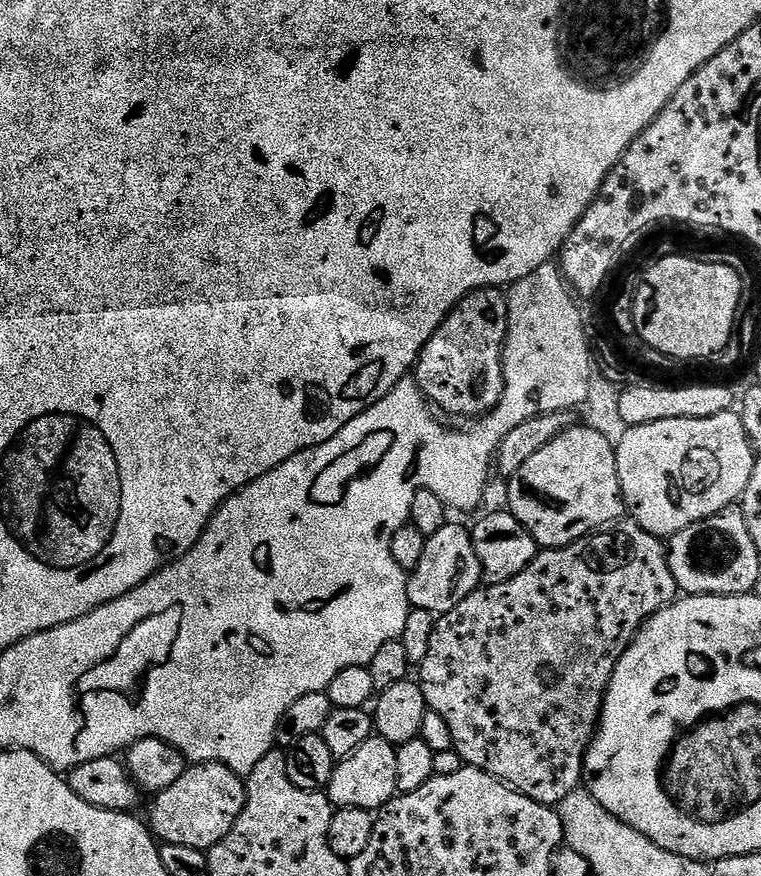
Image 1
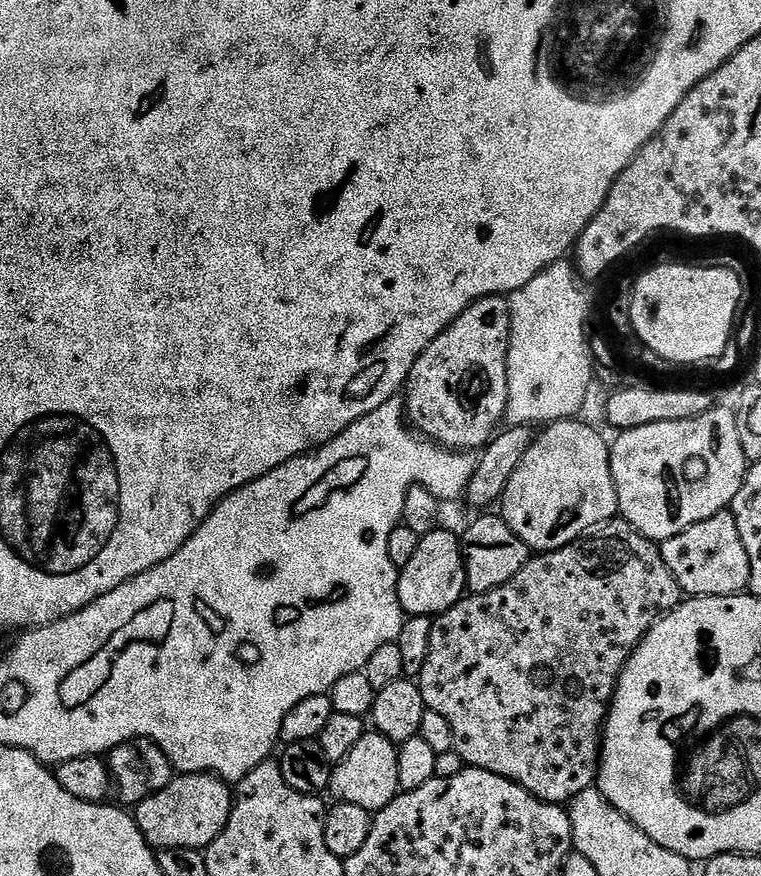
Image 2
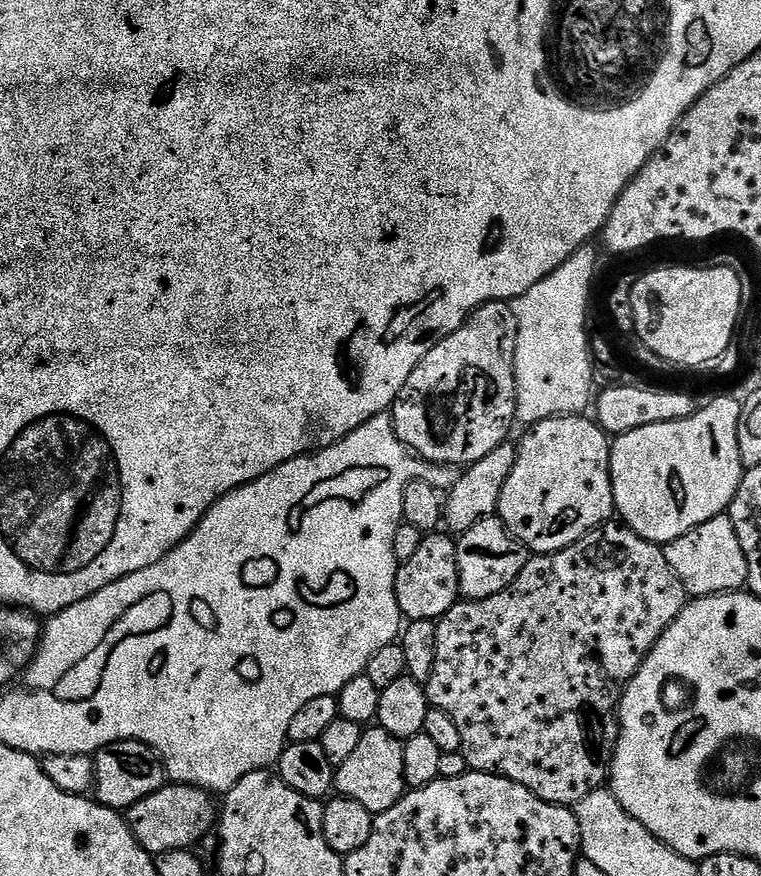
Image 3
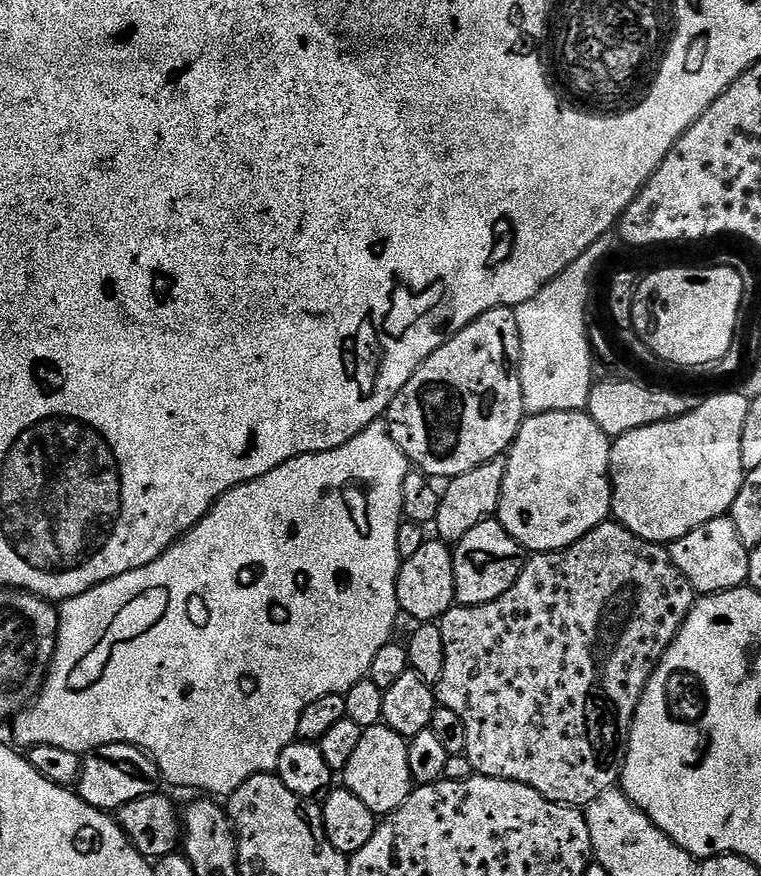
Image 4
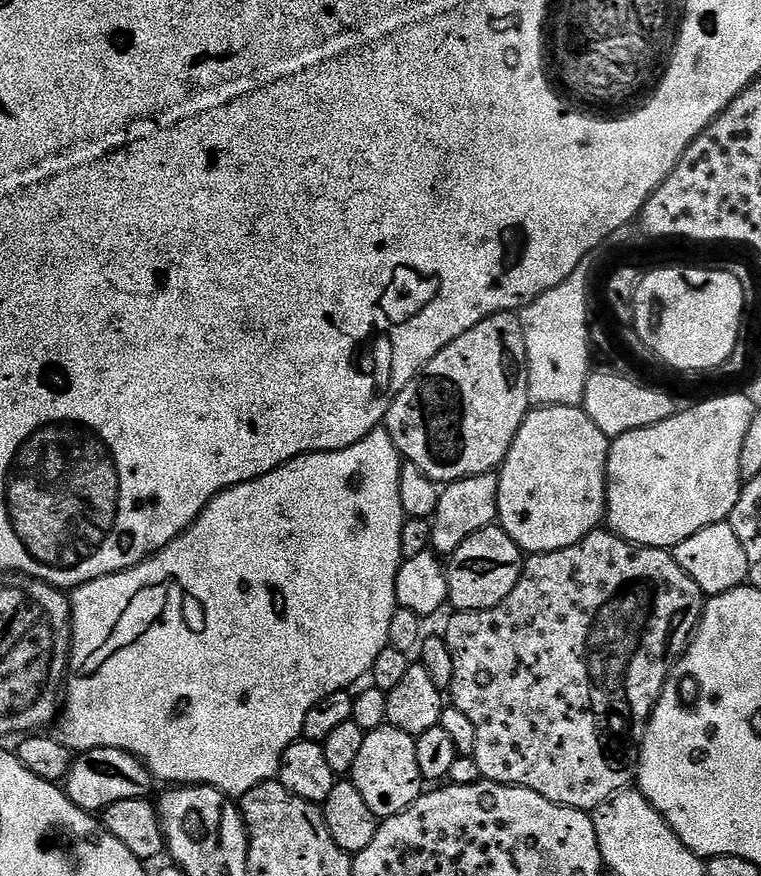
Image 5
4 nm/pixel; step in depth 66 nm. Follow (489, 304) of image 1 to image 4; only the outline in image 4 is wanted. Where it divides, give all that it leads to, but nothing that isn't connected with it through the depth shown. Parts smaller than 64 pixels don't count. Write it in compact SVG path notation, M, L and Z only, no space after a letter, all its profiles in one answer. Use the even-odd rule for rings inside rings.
M511 308L486 310L486 314L470 322L470 326L448 337L443 346L418 366L386 413L388 433L409 461L429 478L466 474L466 470L474 470L474 466L482 466L482 462L504 456L516 441L525 419L520 381L520 331L516 313Z

